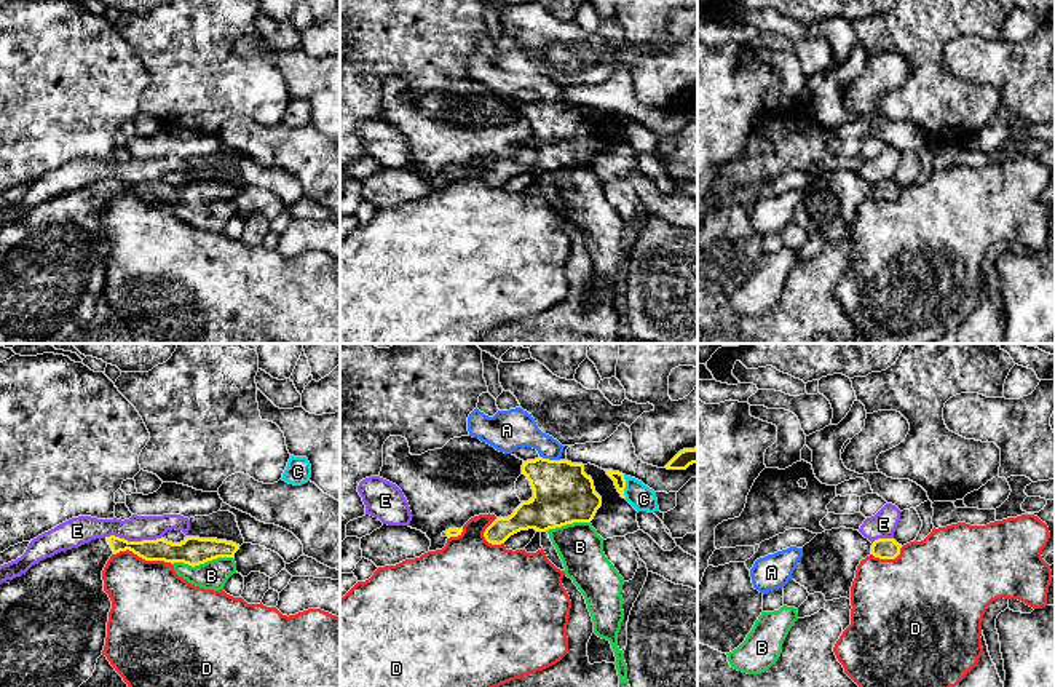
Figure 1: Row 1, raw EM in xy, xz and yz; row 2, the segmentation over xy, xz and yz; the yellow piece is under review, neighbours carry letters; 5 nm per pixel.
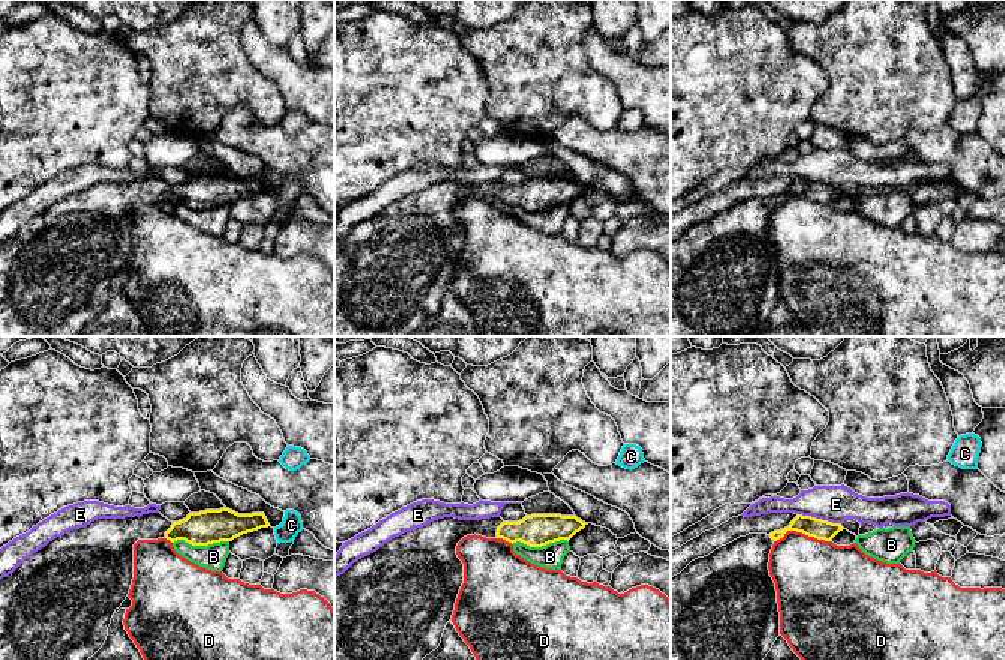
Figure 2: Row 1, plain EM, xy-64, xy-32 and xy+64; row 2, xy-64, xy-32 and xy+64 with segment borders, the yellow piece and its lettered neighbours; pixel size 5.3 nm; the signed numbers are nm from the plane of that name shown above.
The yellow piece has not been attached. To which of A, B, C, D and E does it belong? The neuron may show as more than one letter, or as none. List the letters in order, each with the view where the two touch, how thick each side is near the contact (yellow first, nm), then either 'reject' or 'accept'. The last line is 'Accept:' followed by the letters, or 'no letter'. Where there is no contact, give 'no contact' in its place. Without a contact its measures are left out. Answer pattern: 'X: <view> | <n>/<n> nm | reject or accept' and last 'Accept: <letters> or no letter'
A: xz | 300/200 nm | reject
B: xy | 140/140 nm | reject
C: xz | 60/130 nm | reject
D: xy | 130/400 nm | reject
E: xy | 110/130 nm | reject
Accept: no letter

